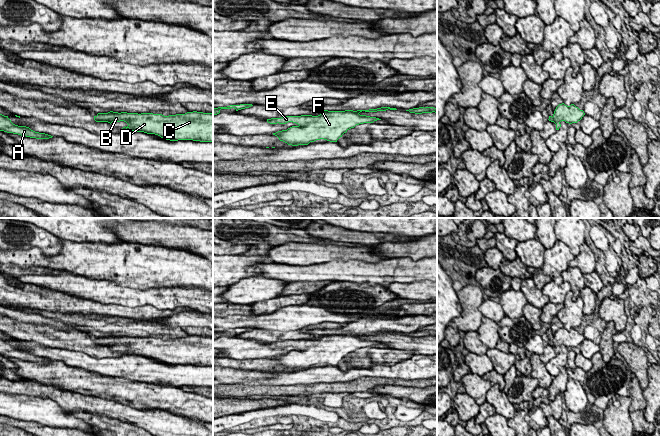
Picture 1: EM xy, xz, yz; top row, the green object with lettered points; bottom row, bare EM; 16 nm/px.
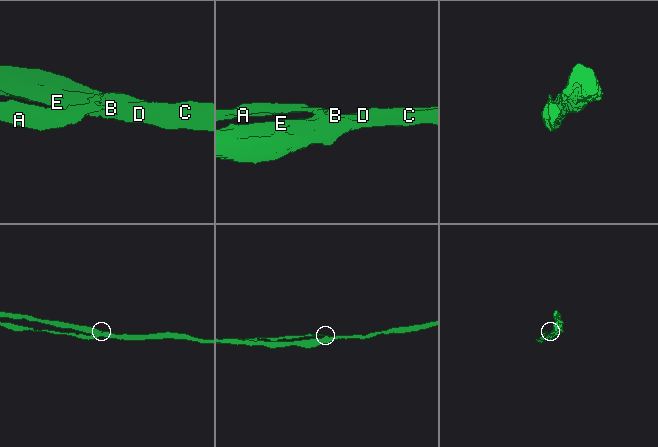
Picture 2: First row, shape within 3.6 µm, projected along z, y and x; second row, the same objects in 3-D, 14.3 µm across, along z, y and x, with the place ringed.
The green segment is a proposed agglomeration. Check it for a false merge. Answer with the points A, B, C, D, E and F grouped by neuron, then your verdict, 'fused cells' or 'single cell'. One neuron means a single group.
A / B C D E F; fused cells

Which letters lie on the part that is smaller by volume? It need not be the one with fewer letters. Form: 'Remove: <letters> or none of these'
Remove: A

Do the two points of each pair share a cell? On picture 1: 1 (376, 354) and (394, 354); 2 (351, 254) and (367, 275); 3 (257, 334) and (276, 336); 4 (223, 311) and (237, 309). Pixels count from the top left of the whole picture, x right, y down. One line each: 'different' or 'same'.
1: same
2: different
3: same
4: same

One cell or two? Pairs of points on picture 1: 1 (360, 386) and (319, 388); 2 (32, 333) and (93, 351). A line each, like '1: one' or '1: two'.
1: one
2: one

